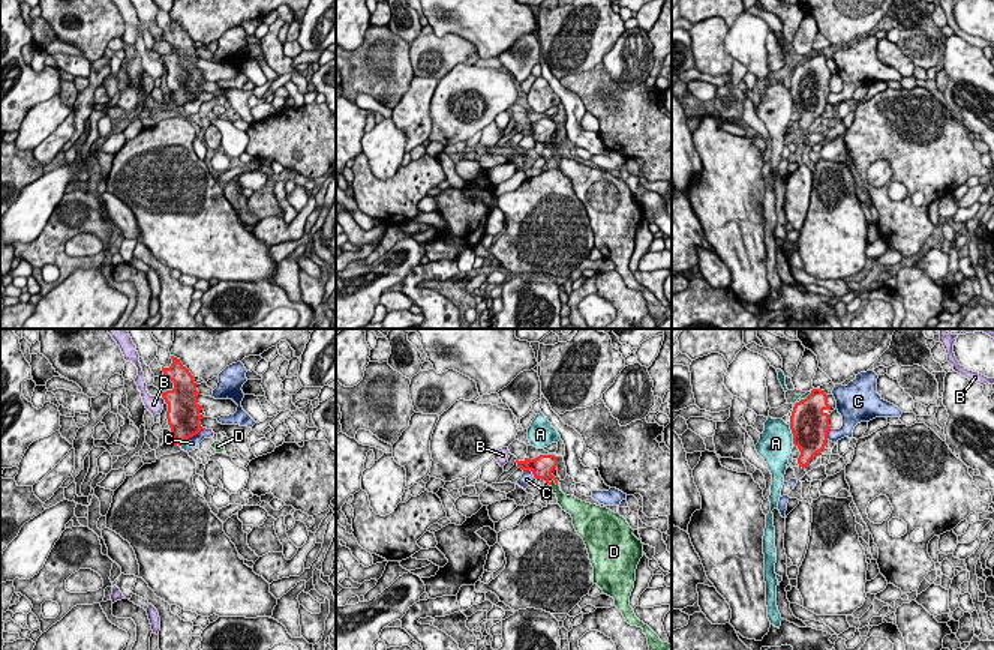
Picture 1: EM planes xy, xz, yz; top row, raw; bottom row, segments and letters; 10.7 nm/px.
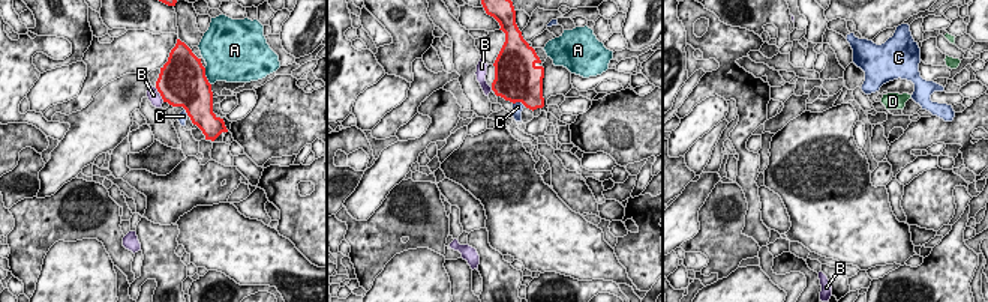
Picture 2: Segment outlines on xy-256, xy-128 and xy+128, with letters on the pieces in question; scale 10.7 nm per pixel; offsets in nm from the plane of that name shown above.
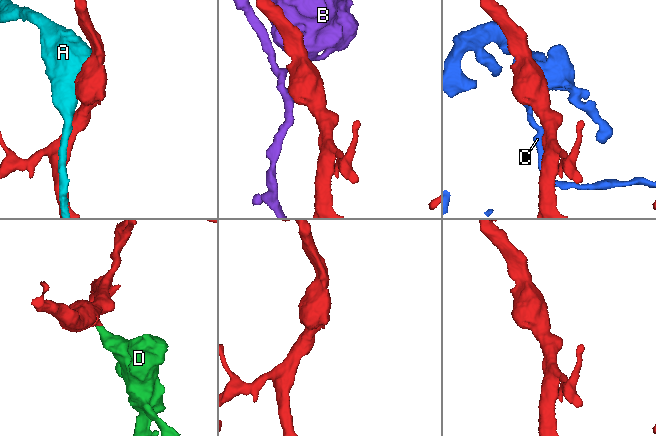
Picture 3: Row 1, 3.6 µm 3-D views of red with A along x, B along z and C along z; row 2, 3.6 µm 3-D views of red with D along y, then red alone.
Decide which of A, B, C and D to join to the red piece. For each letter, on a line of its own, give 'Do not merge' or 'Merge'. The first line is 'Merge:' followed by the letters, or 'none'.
Merge: D
A: Do not merge
B: Do not merge
C: Do not merge
D: Merge

